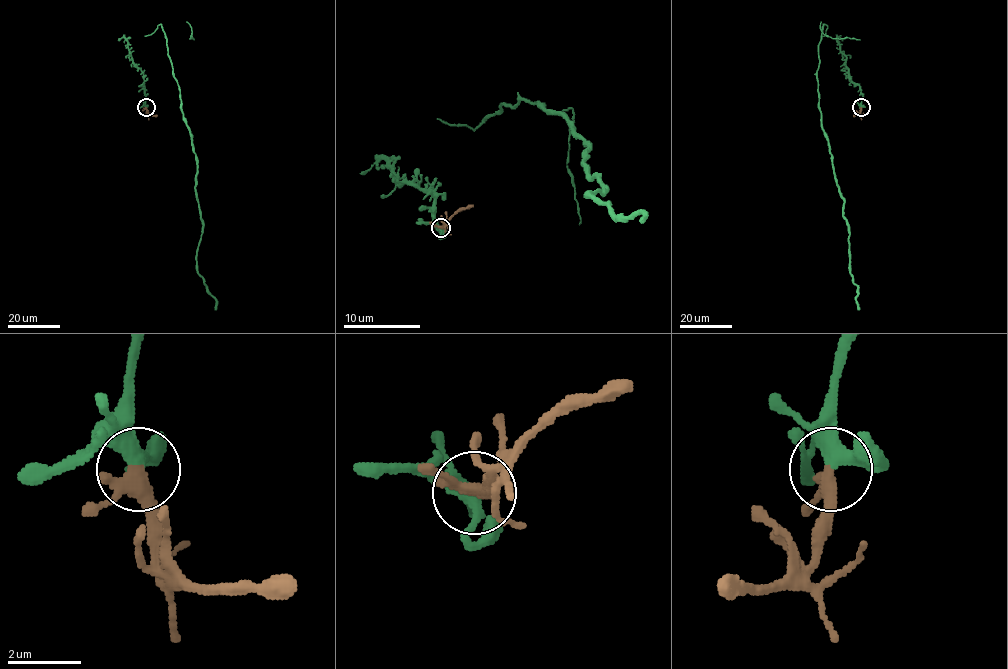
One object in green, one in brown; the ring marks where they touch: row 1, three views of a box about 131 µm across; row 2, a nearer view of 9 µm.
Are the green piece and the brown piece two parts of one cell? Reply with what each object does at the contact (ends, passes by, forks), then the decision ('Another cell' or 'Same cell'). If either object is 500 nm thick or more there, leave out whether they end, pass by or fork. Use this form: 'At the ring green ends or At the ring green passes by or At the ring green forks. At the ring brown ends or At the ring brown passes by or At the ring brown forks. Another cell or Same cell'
At the ring green passes by. At the ring brown passes by. Same cell

